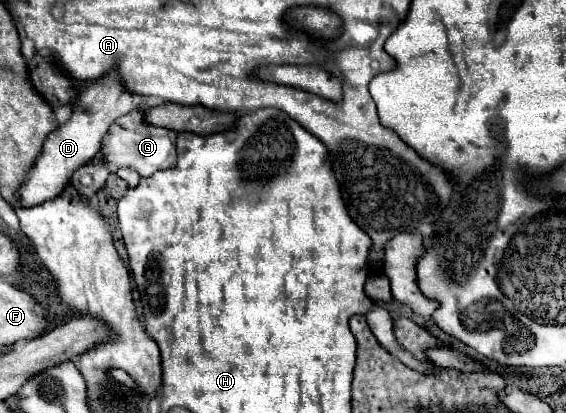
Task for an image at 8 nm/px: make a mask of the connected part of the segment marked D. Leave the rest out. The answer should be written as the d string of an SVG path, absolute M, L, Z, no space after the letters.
M108 75L100 81L96 81L94 85L90 85L86 89L86 93L80 93L78 101L74 103L72 117L64 125L56 127L46 137L40 155L36 157L34 165L30 167L22 187L18 191L20 205L24 205L24 207L26 205L40 205L44 201L52 201L52 199L60 197L62 191L68 187L74 171L80 169L82 165L90 163L94 159L94 155L100 151L100 143L102 143L102 137L106 135L108 127L118 117L140 107L142 101L144 101L144 97L130 95L114 75Z

